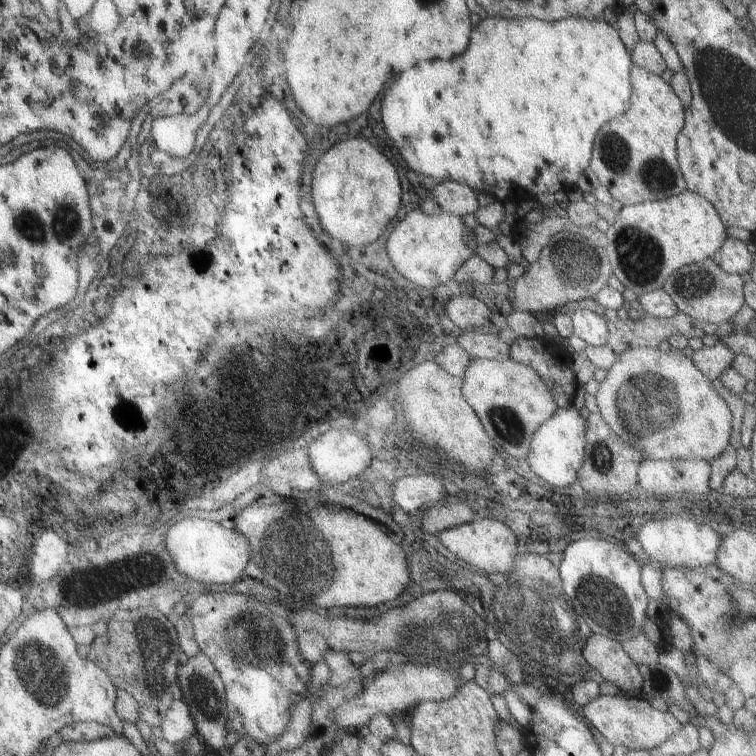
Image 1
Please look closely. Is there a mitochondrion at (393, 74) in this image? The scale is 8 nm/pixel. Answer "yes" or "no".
no

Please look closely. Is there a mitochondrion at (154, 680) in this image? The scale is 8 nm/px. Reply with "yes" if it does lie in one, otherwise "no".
yes

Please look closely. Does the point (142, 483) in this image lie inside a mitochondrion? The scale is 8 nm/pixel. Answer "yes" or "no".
no

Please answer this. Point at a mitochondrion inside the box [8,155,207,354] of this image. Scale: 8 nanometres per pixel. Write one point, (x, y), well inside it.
(65, 223)

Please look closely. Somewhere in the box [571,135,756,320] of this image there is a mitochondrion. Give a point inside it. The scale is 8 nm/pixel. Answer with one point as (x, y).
(639, 254)

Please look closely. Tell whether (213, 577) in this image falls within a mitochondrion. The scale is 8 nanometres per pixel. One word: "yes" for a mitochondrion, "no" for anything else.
no

